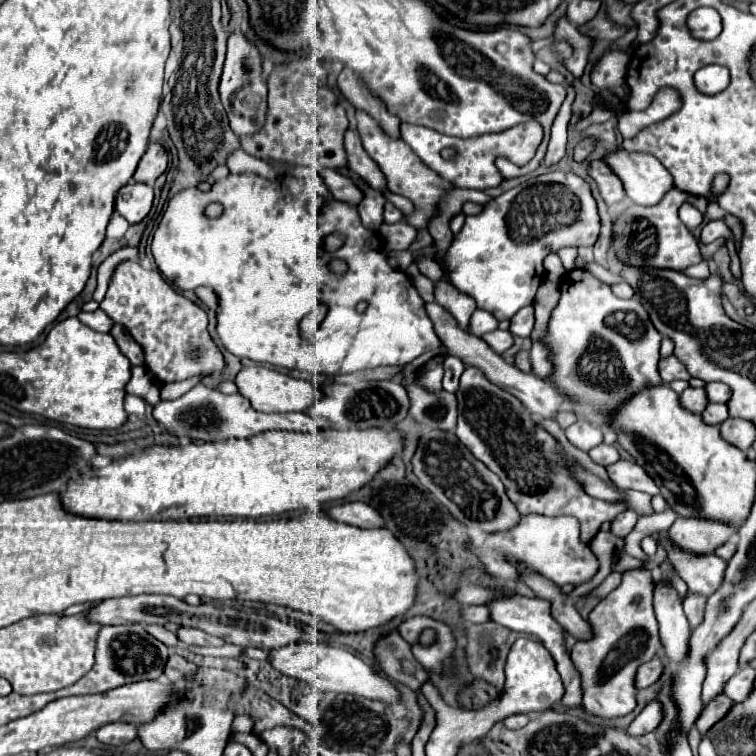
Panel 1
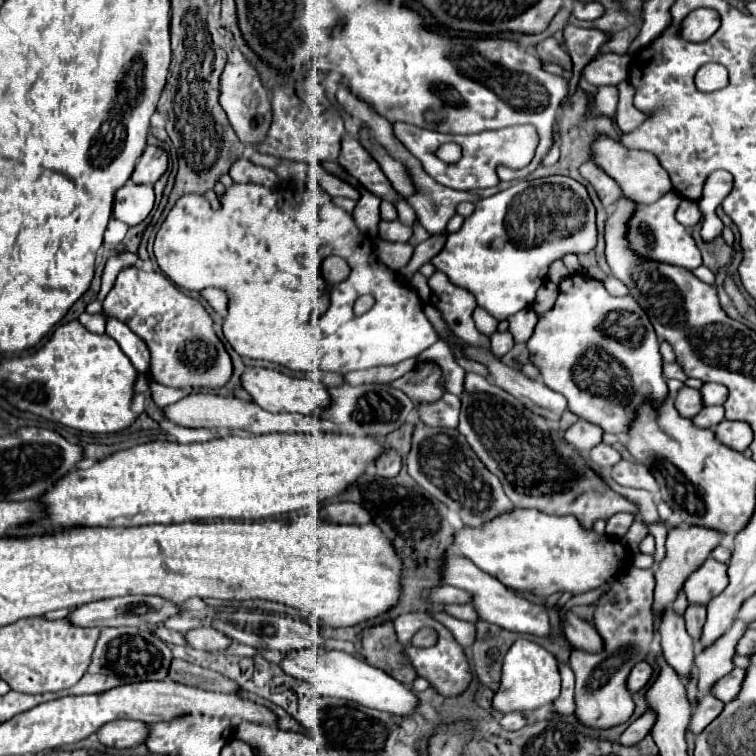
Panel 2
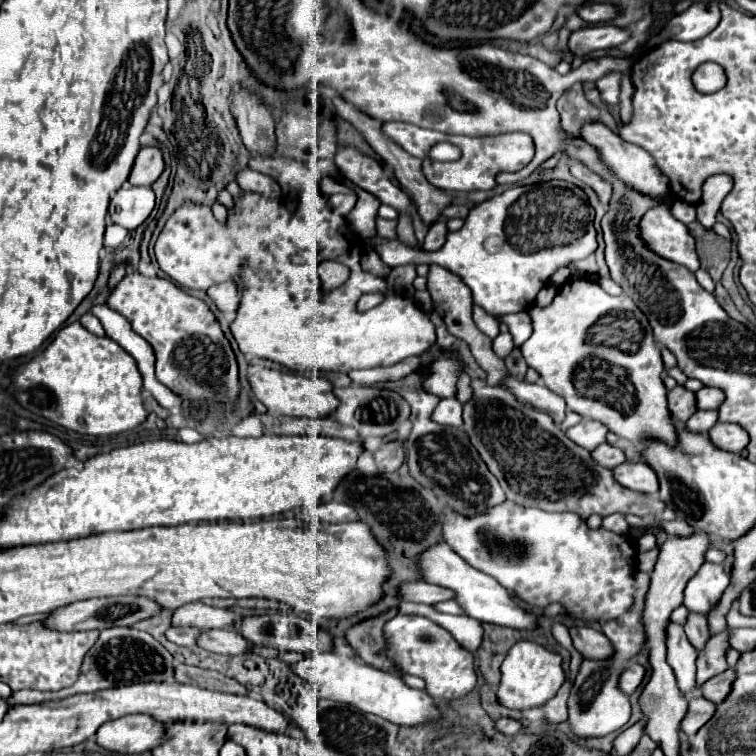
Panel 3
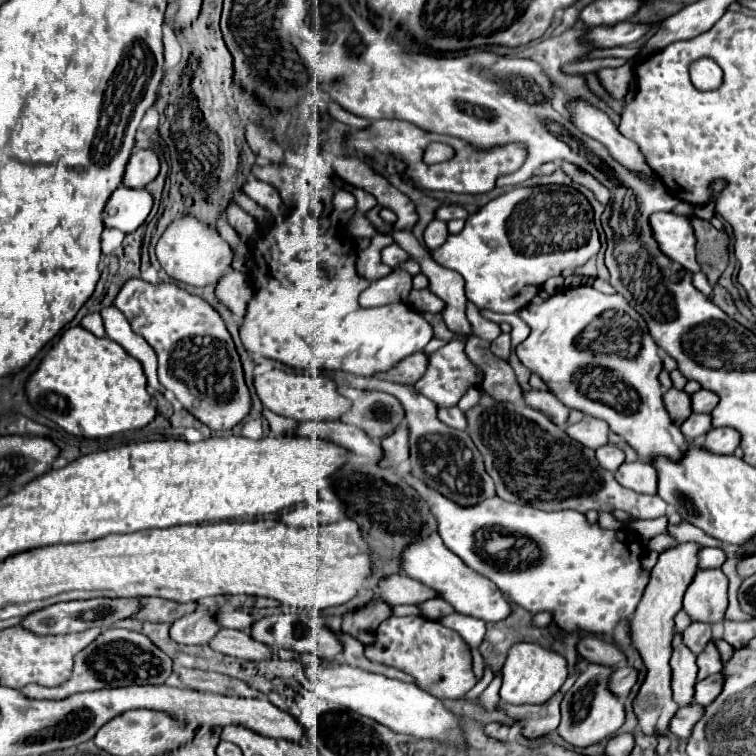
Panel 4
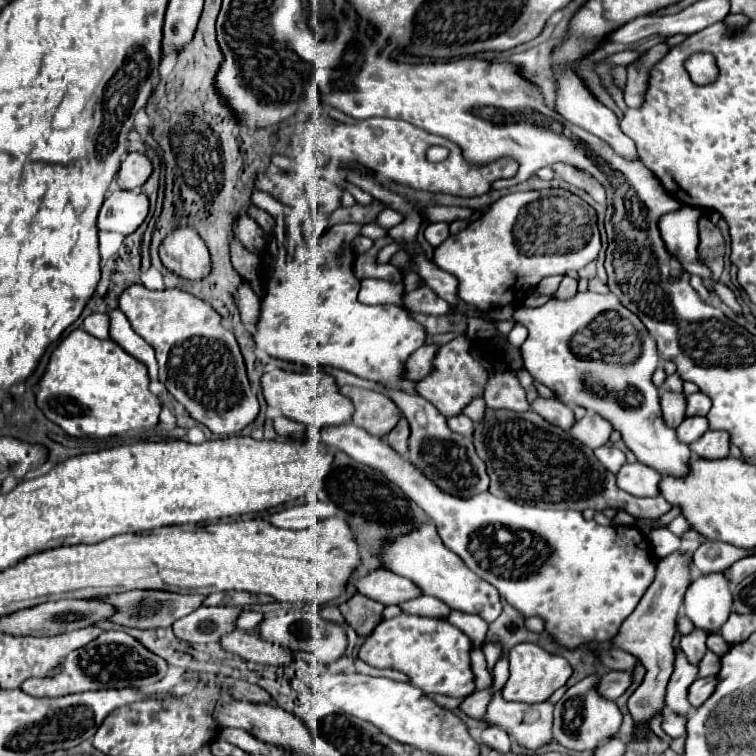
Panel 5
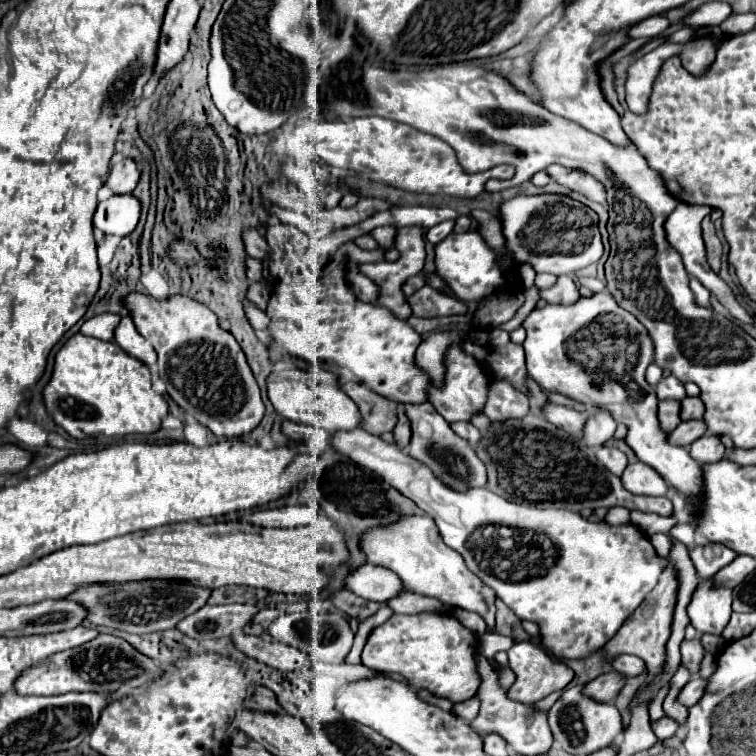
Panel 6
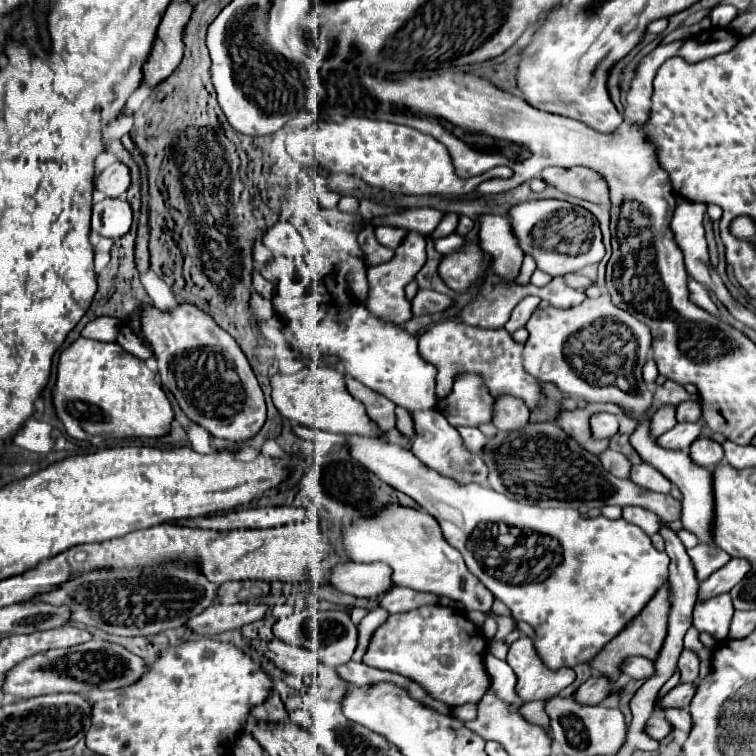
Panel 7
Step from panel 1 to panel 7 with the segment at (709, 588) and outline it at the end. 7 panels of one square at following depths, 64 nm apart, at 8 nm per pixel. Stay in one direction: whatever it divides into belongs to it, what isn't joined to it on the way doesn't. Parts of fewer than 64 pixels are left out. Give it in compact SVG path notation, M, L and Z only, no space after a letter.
M720 594L706 602L696 602L694 628L700 632L708 632L718 642L724 642L728 638L732 614L734 608L730 602L730 594Z

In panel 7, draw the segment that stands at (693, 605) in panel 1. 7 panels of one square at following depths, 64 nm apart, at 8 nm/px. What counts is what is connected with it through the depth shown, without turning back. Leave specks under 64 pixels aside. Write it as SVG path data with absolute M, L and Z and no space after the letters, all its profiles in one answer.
M684 650L680 660L678 660L678 670L680 670L680 682L696 682L698 678L698 656L690 650Z

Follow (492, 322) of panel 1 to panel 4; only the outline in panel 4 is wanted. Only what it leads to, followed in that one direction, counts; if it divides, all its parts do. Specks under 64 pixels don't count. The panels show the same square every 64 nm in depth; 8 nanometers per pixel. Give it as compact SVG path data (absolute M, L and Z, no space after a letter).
M472 302L468 304L466 316L468 316L468 322L470 322L473 333L476 336L484 338L484 340L488 340L488 342L492 342L494 338L500 336L500 328L498 328L498 324L494 324L494 322L482 318L480 312L478 312L478 308L476 308Z

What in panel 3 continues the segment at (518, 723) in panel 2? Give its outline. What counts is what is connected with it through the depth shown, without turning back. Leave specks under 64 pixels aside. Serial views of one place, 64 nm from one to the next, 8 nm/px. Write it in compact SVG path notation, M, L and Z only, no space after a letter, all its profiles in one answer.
M500 718L500 720L496 720L496 730L500 730L502 734L514 734L518 728L520 728L520 724L516 722L516 720L510 720L510 718Z

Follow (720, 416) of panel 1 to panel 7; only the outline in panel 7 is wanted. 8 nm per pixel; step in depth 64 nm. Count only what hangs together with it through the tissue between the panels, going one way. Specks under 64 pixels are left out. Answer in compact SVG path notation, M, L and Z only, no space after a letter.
M678 424L676 428L668 430L658 438L658 444L668 450L688 450L690 444L700 436L700 424Z

